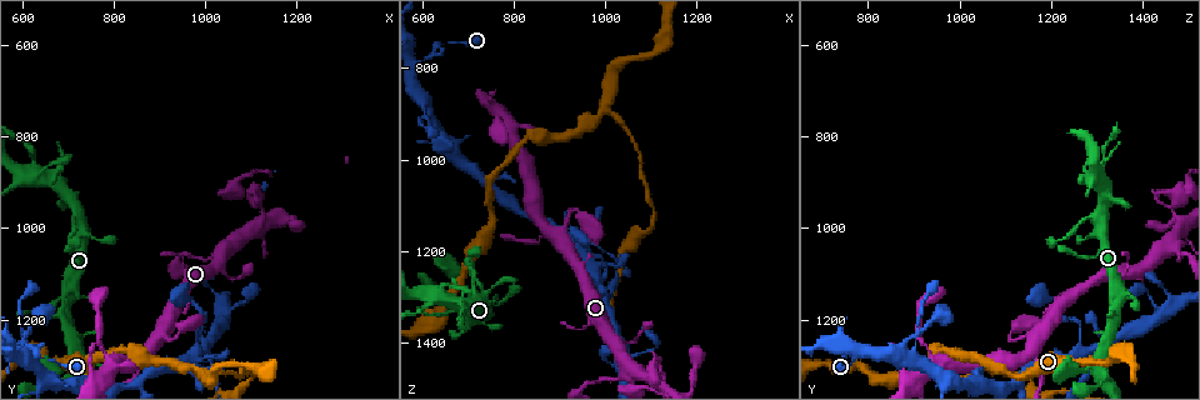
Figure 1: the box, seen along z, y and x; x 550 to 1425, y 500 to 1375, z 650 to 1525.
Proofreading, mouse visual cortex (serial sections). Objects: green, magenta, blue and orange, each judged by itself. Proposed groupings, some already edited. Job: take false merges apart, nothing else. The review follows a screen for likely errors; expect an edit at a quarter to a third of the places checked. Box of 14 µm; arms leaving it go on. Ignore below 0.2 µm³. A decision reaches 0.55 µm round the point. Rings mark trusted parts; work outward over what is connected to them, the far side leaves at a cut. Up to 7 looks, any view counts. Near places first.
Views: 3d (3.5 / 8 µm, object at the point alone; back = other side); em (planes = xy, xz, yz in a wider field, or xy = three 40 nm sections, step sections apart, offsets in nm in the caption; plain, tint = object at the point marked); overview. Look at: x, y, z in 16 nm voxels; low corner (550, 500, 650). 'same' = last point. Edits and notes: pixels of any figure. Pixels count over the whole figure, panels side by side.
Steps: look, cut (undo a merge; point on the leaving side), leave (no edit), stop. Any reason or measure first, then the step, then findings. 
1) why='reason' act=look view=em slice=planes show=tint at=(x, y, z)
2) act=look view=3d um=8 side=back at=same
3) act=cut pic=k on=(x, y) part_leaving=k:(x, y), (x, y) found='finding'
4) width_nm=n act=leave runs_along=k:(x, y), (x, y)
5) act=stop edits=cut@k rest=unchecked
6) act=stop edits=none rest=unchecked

why='thick turns thin' act=look view=3d um=8 at=(650, 1285, 750)

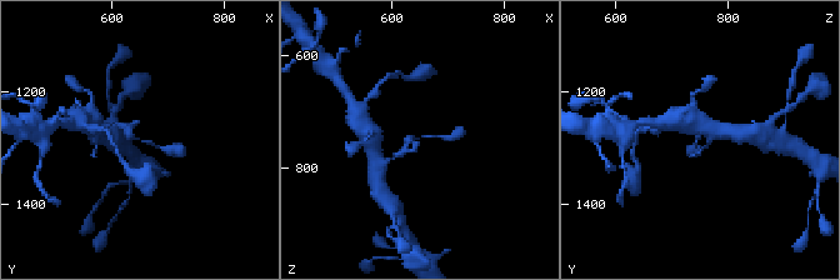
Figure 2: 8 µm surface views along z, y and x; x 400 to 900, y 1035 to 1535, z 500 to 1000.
act=look view=em slice=xy step=2 show=tint at=(655, 1285, 750)

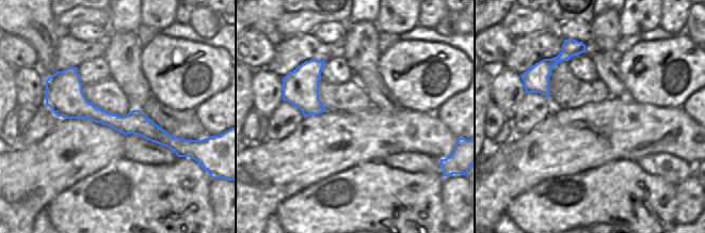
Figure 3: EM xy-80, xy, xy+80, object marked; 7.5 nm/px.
act=leave runs_along=3:(49, 97), (181, 141) found='all the same cell'

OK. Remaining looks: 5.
why='thick turns thin' act=look view=3d um=3.5 at=(980, 1280, 1255)

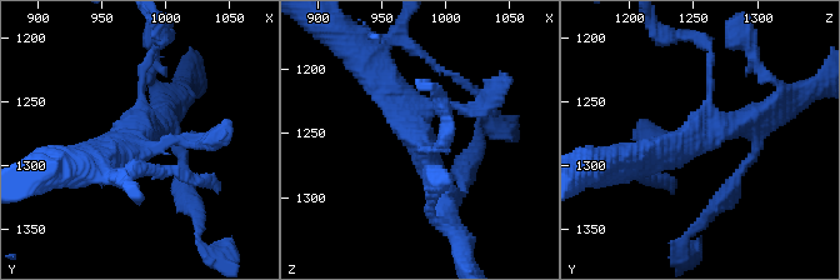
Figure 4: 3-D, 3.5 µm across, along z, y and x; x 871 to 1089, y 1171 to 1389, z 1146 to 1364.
act=look view=em slice=xy step=5 show=tint at=(982, 1276, 1256)

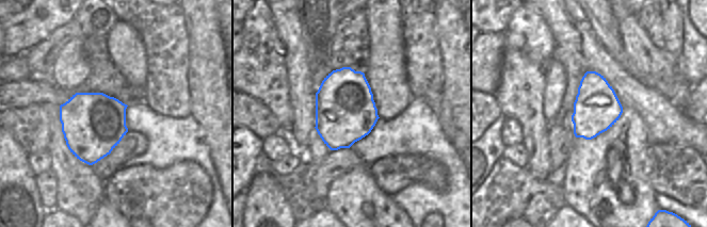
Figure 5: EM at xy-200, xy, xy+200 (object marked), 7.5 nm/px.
act=leave runs_along=4:(385, 78), (424, 144), (448, 209) found='continuous, no second cell'

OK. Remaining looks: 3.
why='sharp bend' act=look view=3d um=3.5 at=(995, 1320, 890)

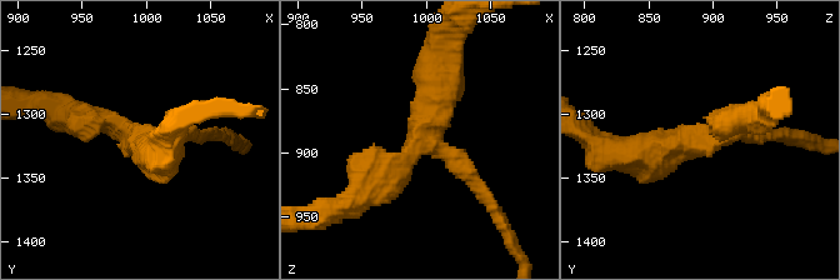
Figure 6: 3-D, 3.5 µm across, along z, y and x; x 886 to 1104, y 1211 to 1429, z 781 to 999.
arms=3 arm_widths_nm=200,300,500 why='shape alone is not enough' act=look view=em slice=xy step=5 show=tint at=(1000, 1318, 896)

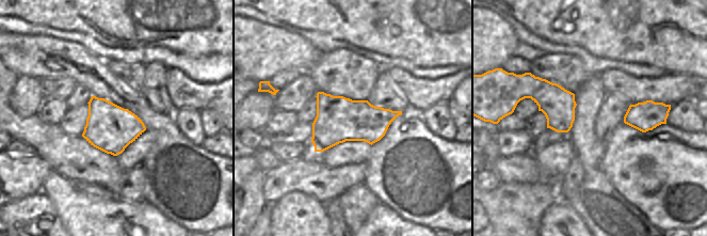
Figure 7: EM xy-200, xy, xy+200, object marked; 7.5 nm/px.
act=leave runs_along=6:(363, 193), (424, 144), (443, 68) found='all the same cell'

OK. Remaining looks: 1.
act=stop edits=none rest=unchecked

